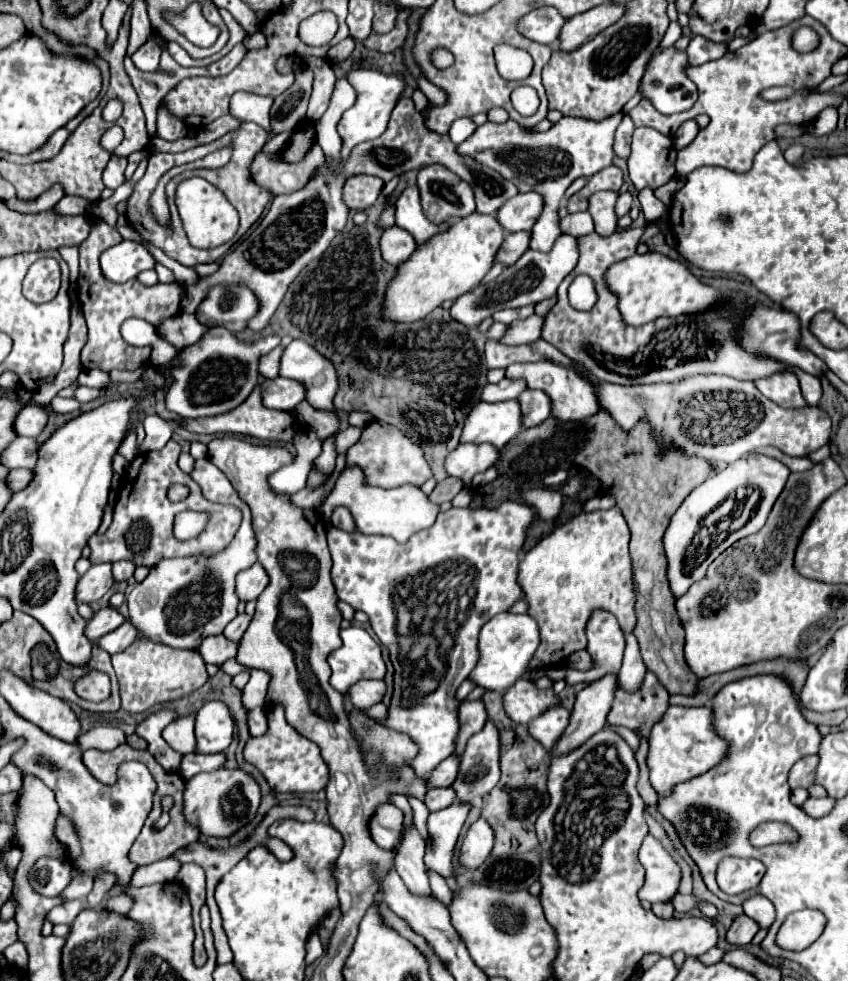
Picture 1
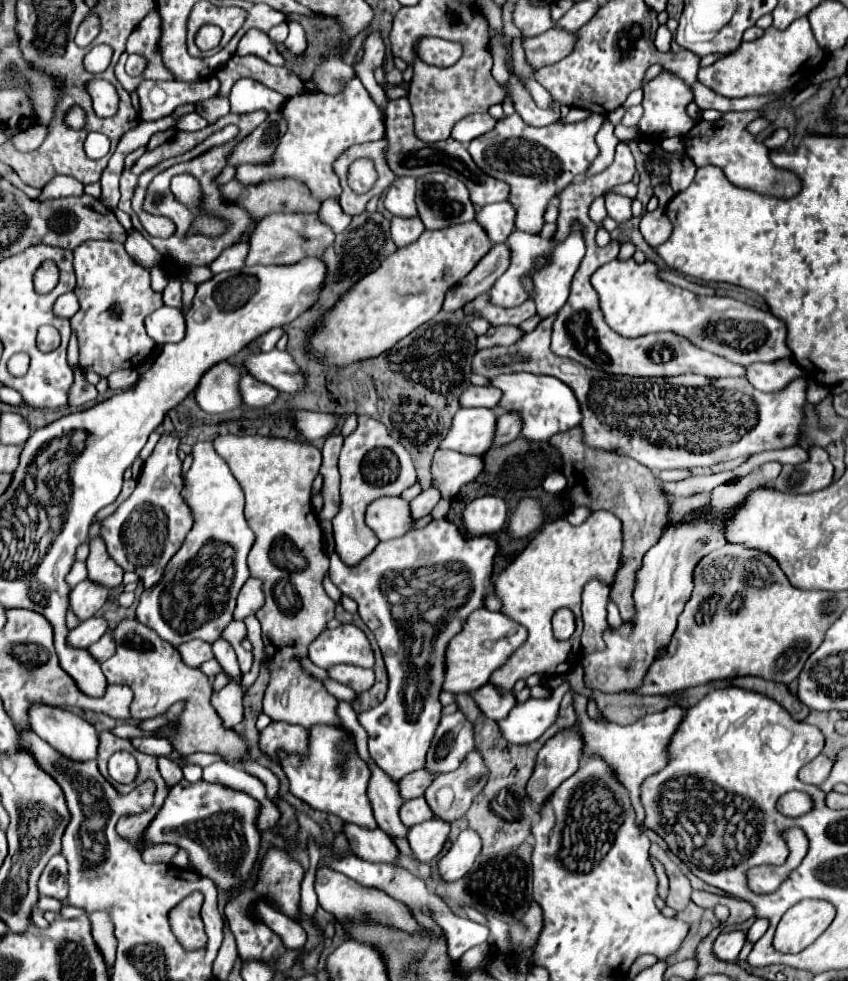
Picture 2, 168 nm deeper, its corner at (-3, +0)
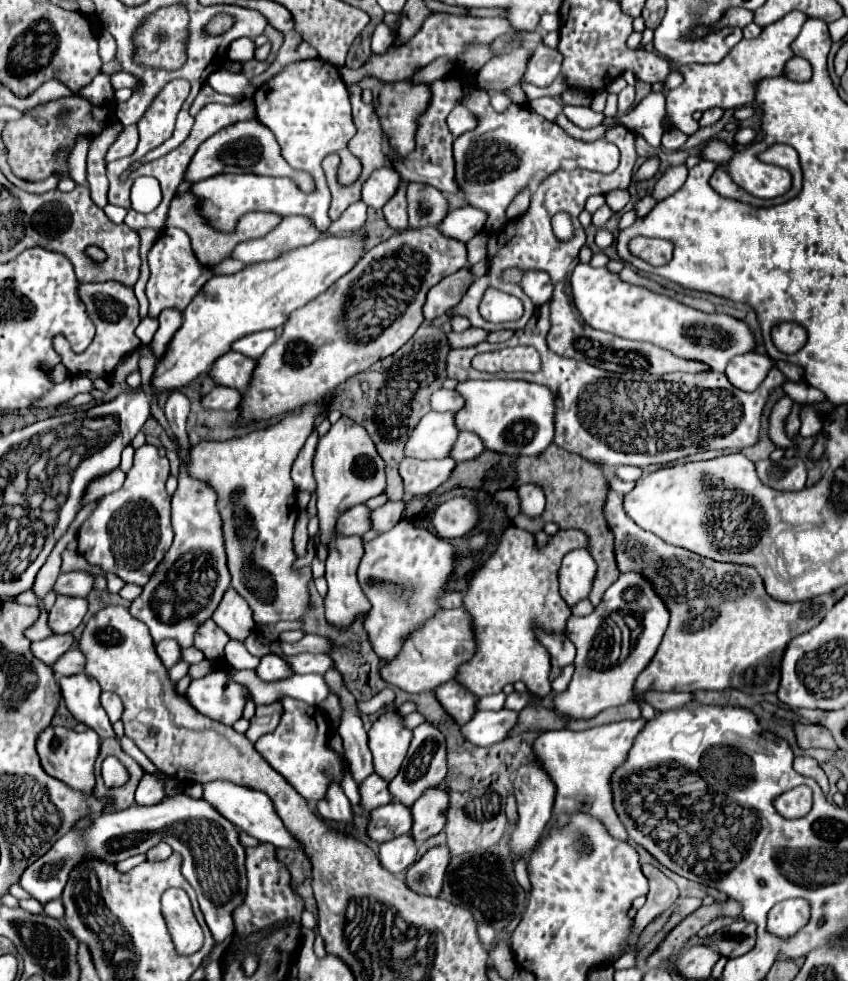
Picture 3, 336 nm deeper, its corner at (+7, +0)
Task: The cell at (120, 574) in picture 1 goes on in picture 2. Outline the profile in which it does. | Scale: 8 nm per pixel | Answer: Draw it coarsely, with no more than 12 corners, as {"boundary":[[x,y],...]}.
{"boundary":[[101,536],[89,546],[87,578],[105,588],[119,586],[123,570],[107,554]]}

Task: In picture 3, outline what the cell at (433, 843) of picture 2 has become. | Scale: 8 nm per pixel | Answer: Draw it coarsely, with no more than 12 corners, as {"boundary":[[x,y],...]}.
{"boundary":[[403,834],[379,848],[381,866],[393,874],[417,858],[417,844]]}

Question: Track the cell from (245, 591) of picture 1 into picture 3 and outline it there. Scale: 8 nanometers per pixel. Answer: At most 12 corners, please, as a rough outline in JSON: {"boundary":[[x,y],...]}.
{"boundary":[[229,588],[213,620],[237,640],[253,628],[247,600]]}

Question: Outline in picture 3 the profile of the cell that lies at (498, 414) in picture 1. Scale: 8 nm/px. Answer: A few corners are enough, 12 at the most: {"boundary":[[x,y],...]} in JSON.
{"boundary":[[429,412],[411,432],[405,454],[447,458],[459,428],[453,412]]}

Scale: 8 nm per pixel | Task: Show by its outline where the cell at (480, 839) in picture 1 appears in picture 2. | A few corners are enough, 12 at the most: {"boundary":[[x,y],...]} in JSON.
{"boundary":[[465,830],[437,862],[445,882],[463,878],[481,852],[481,840]]}

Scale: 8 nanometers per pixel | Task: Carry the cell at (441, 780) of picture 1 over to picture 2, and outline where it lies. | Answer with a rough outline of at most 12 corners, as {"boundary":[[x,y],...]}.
{"boundary":[[425,770],[399,780],[399,796],[413,800],[423,796],[433,776]]}

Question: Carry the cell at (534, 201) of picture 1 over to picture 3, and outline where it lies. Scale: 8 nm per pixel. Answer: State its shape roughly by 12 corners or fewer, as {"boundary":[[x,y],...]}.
{"boundary":[[485,210],[449,212],[441,232],[467,242],[483,230]]}

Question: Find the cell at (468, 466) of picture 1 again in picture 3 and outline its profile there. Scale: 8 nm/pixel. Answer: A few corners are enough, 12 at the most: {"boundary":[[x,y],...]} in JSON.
{"boundary":[[405,458],[405,496],[431,494],[457,460]]}

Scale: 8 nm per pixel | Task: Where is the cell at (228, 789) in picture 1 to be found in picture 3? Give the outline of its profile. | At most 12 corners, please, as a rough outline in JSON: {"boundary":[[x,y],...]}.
{"boundary":[[185,792],[99,814],[21,876],[41,904],[85,856],[117,864],[167,842],[215,946],[247,892],[233,822]]}

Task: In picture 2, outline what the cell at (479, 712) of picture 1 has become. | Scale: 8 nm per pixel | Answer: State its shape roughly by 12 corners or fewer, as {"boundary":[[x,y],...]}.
{"boundary":[[461,712],[443,716],[425,770],[459,768],[473,750],[473,726]]}

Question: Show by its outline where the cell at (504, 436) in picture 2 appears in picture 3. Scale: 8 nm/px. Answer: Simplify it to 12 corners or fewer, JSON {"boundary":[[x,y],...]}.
{"boundary":[[461,432],[451,458],[477,458],[485,444],[473,432]]}

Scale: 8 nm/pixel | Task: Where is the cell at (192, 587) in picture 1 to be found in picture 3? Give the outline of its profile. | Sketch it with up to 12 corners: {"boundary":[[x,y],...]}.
{"boundary":[[189,400],[165,416],[177,438],[175,540],[131,616],[155,642],[193,646],[231,586],[211,484],[187,472]]}

